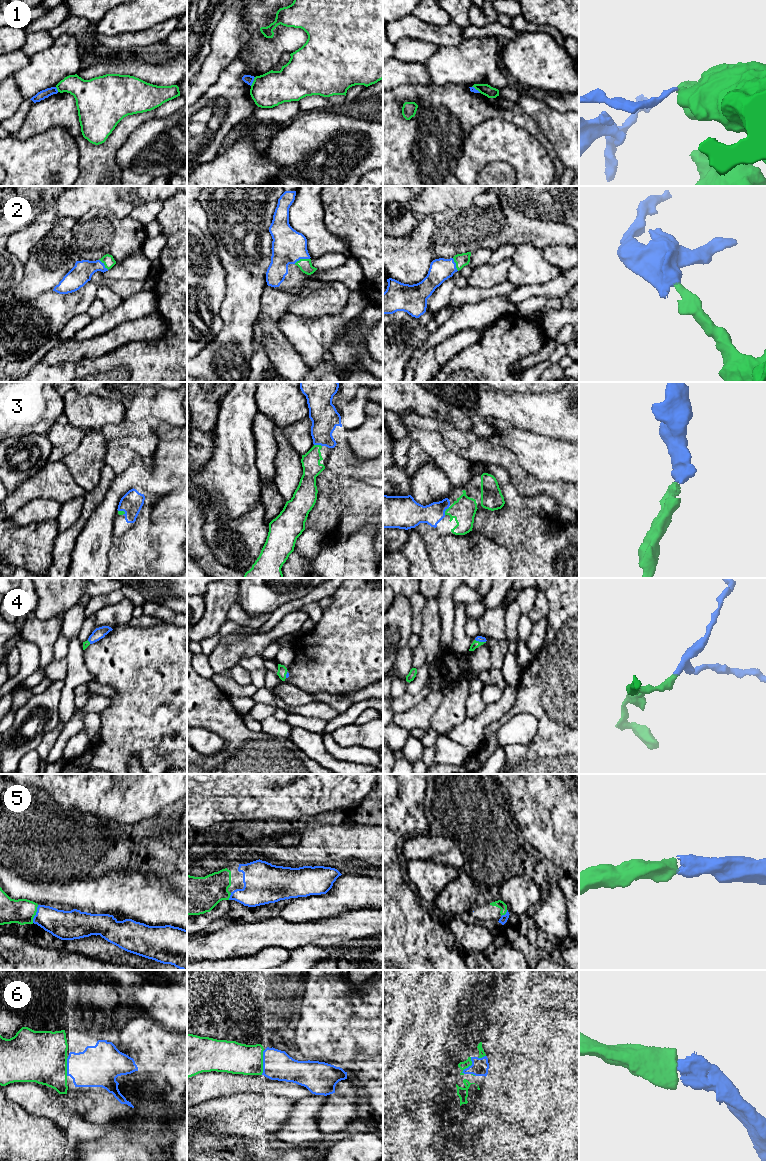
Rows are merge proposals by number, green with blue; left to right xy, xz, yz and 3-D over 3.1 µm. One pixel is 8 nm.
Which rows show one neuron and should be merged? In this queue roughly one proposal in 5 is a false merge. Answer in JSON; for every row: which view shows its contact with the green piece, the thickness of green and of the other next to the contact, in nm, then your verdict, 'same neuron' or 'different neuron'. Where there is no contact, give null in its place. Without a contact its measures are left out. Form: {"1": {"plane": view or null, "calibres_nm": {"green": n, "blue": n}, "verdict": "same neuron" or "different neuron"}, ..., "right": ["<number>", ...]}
{"1": {"plane": "xz", "calibres_nm": {"green": 280, "blue": 70}, "verdict": "different neuron"}, "2": {"plane": "xz", "calibres_nm": {"green": 110, "blue": 280}, "verdict": "same neuron"}, "3": {"plane": "yz", "calibres_nm": {"green": 190, "blue": 180}, "verdict": "same neuron"}, "4": {"plane": "yz", "calibres_nm": {"green": 60, "blue": 50}, "verdict": "same neuron"}, "5": {"plane": "xy", "calibres_nm": {"green": 200, "blue": 220}, "verdict": "same neuron"}, "6": {"plane": "xz", "calibres_nm": {"green": 260, "blue": 240}, "verdict": "same neuron"}, "right": ["2", "3", "4", "5", "6"]}

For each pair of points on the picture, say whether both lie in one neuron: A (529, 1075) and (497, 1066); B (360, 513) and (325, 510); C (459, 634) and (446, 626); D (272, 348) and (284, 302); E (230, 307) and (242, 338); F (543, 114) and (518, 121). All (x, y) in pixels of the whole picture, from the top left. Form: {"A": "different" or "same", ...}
{"A": "different", "B": "same", "C": "different", "D": "same", "E": "same", "F": "different"}

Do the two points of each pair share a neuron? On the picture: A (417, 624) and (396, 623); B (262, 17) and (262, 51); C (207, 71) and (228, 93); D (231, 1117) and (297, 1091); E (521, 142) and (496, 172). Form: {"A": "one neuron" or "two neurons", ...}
{"A": "two neurons", "B": "one neuron", "C": "two neurons", "D": "two neurons", "E": "two neurons"}

